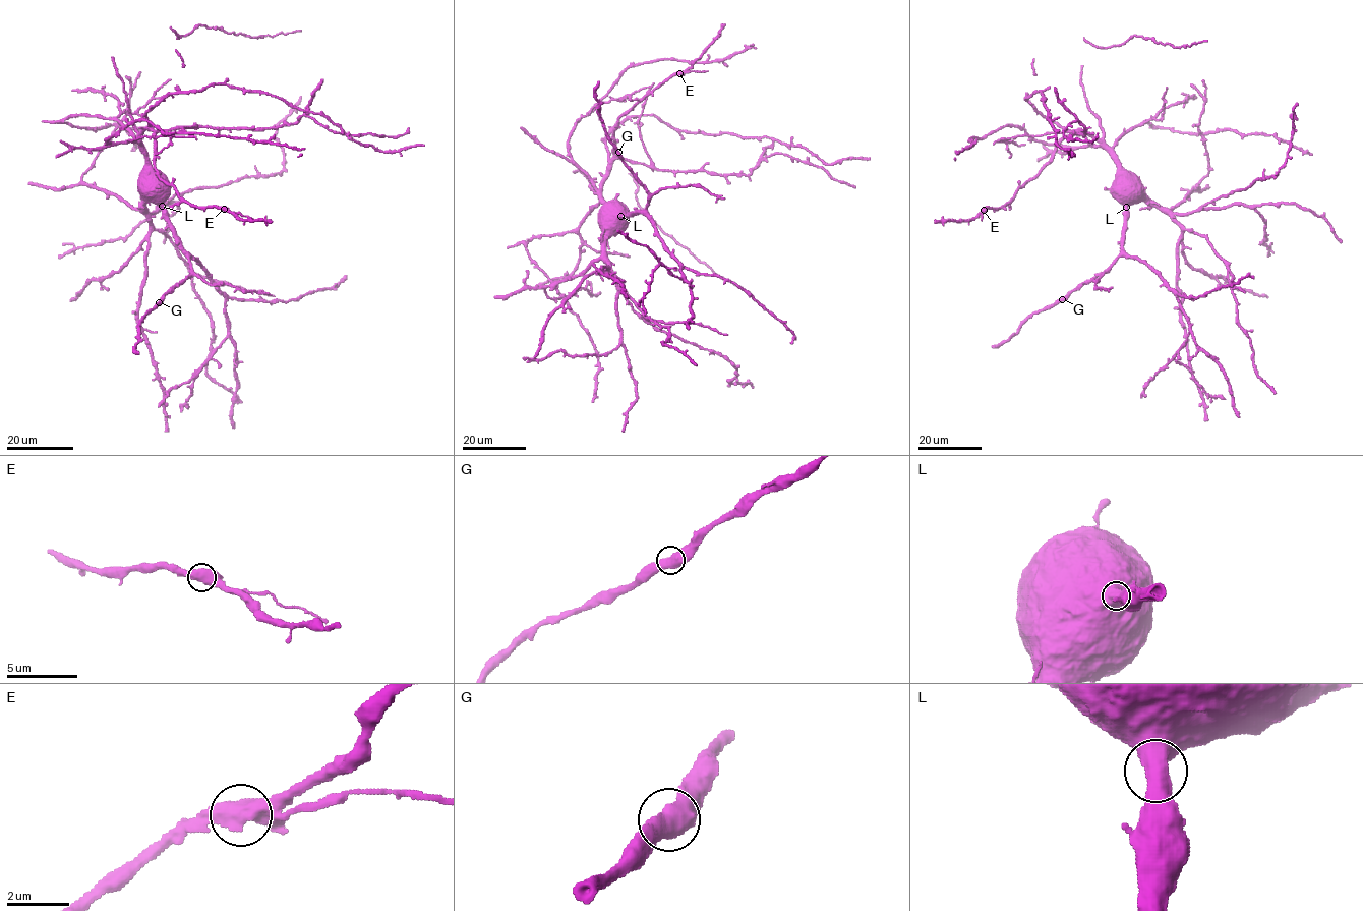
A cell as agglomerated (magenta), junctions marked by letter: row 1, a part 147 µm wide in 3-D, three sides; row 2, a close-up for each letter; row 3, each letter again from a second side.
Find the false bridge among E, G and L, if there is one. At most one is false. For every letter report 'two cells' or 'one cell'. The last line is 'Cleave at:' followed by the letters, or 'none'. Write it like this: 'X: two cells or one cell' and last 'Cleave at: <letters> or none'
E: one cell
G: one cell
L: one cell
Cleave at: none

